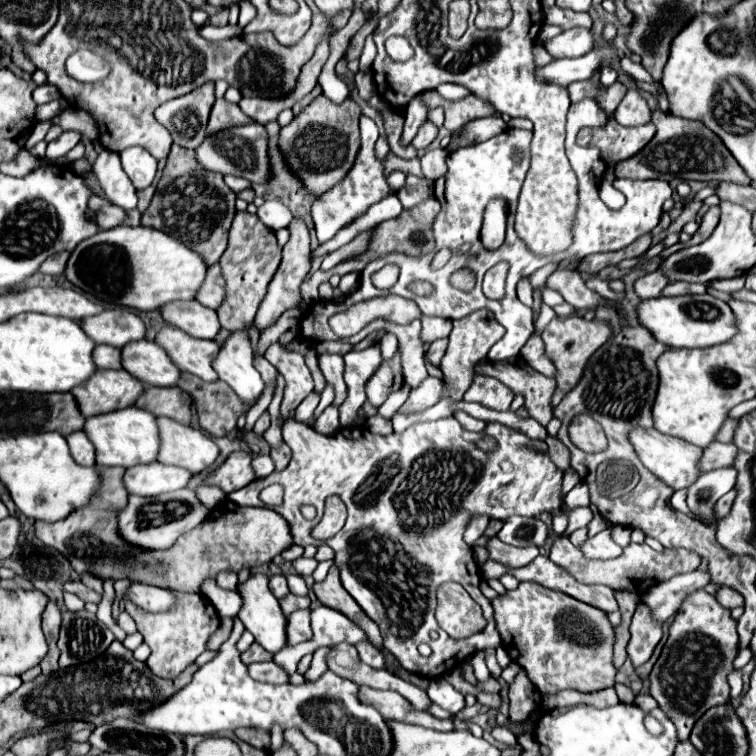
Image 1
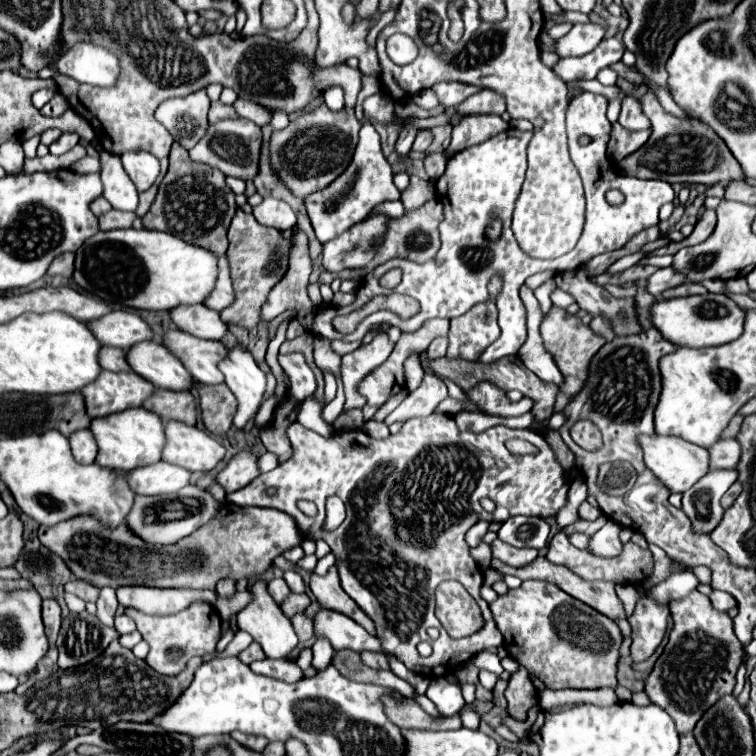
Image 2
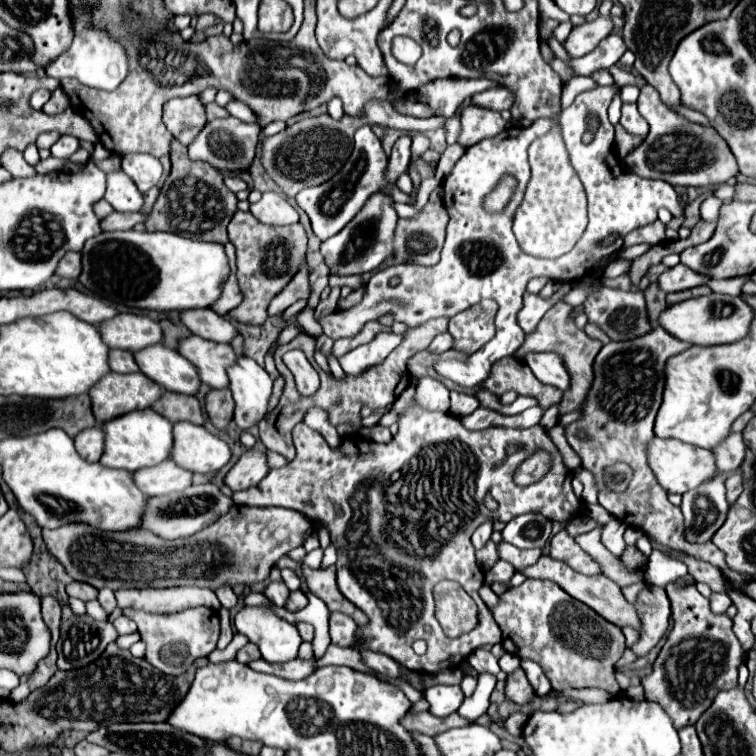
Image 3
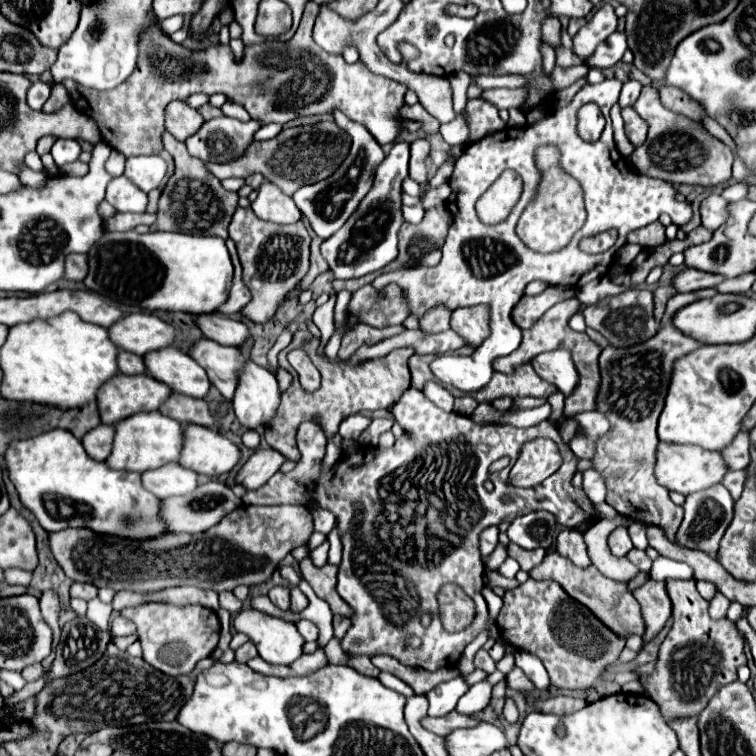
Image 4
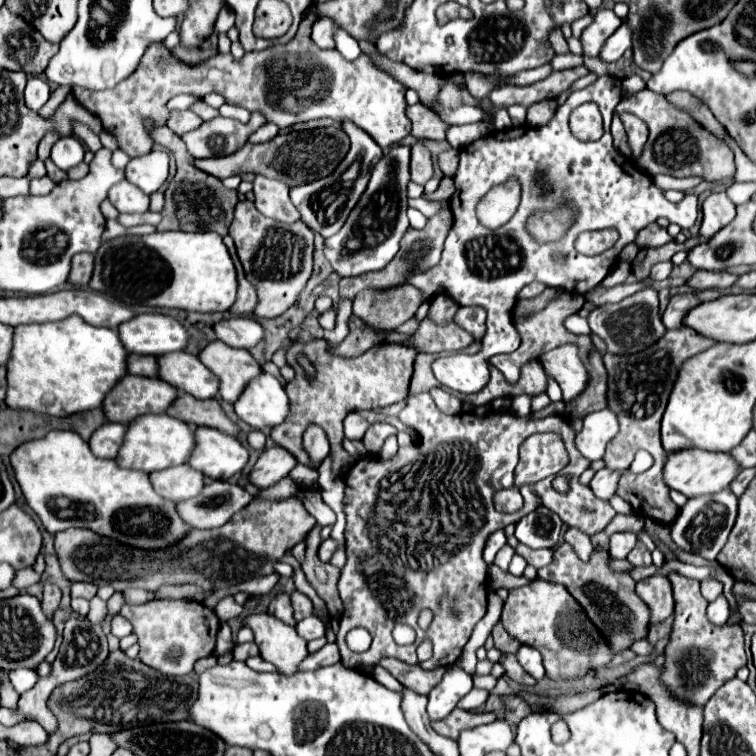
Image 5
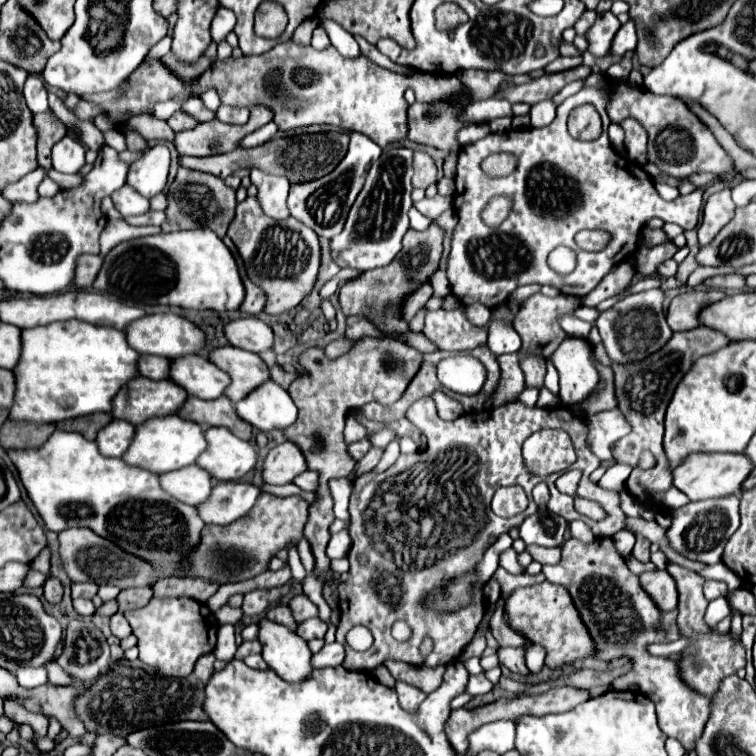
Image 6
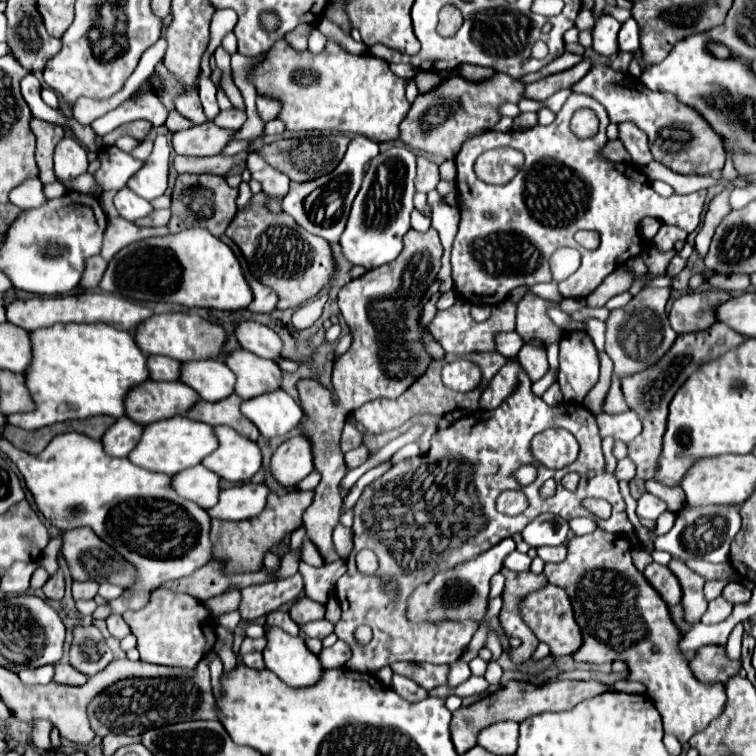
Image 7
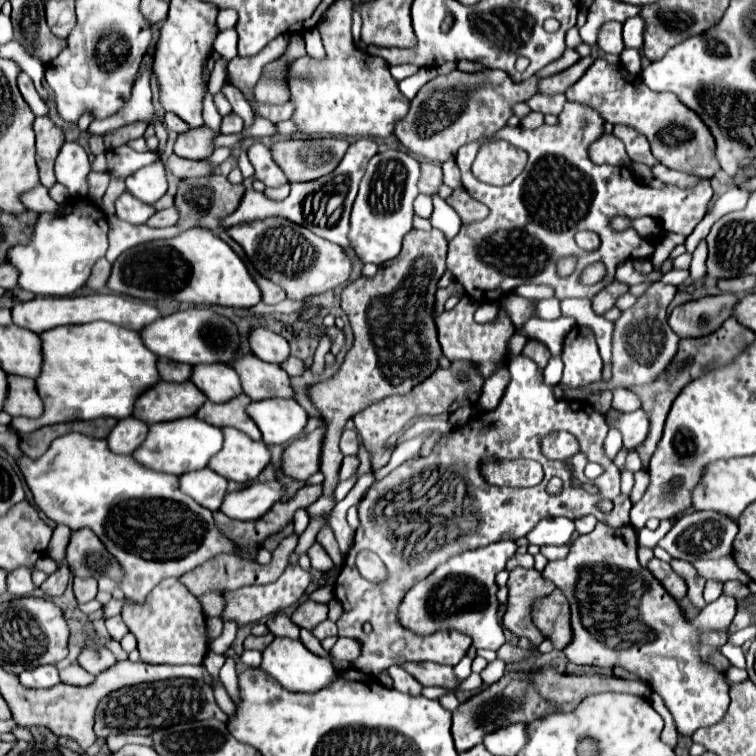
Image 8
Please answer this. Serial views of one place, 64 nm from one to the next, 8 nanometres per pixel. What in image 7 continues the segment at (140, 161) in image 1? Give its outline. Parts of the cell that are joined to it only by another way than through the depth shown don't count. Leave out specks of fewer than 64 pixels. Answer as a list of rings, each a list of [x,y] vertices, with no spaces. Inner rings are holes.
[[[158,134],[150,158],[144,162],[140,172],[136,172],[128,180],[128,188],[144,200],[154,200],[162,196],[166,192],[168,182],[168,156],[170,156],[168,138],[164,134]]]

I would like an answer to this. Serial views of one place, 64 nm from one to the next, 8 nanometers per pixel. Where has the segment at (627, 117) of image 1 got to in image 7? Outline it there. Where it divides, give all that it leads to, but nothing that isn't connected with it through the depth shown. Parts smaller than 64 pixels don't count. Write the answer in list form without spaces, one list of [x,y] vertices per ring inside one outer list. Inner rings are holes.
[[[630,122],[618,124],[618,138],[622,140],[624,148],[628,150],[630,158],[636,164],[646,166],[646,164],[650,164],[654,160],[652,154],[650,154],[650,148],[648,148],[648,138],[636,124],[630,124]]]

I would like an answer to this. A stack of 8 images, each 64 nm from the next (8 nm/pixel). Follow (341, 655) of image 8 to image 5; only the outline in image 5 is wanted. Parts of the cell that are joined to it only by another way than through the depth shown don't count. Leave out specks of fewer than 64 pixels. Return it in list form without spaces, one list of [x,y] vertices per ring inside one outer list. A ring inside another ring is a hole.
[[[326,644],[322,650],[308,654],[306,660],[300,664],[300,670],[316,670],[322,666],[330,666],[340,662],[340,650],[338,644]]]

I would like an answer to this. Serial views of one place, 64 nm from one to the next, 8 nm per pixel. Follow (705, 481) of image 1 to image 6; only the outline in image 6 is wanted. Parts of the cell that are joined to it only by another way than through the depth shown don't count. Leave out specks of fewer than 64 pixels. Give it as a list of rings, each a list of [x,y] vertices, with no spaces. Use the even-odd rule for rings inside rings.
[[[728,496],[722,500],[702,500],[702,502],[690,502],[672,514],[672,526],[666,532],[668,544],[672,550],[678,554],[690,558],[690,560],[700,560],[706,564],[718,564],[722,562],[722,554],[726,548],[726,542],[730,536],[736,532],[740,526],[740,514],[738,514],[738,498]]]

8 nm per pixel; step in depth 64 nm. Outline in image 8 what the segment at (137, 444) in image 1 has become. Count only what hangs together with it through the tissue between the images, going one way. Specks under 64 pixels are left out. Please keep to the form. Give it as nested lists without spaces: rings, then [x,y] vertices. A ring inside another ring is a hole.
[[[180,418],[174,422],[160,422],[150,426],[148,438],[144,444],[134,452],[136,460],[152,470],[168,472],[182,476],[182,472],[192,472],[192,470],[202,470],[208,466],[210,458],[220,452],[224,444],[224,434],[220,428],[202,422],[200,418]]]

